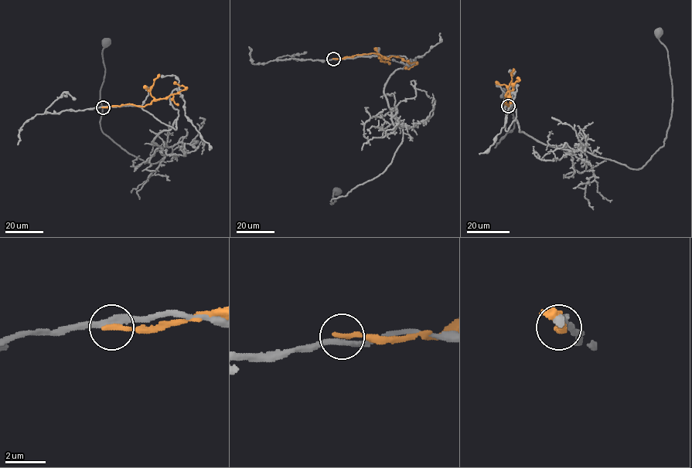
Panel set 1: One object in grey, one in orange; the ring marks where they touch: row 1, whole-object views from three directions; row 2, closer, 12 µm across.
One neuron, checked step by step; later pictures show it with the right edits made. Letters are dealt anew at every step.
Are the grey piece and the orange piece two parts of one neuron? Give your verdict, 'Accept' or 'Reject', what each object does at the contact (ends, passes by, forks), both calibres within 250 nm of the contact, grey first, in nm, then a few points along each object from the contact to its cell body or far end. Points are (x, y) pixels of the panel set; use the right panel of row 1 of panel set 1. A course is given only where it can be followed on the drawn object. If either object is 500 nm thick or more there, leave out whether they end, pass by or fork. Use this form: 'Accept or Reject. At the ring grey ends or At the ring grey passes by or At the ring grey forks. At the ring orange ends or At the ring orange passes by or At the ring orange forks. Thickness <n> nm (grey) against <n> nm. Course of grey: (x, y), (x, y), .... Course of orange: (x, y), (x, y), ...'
Reject. At the ring grey passes by. At the ring orange ends. Thickness 320 nm (grey) against 280 nm. Course of grey: (508, 106), (506, 130), (516, 120), (542, 142), (640, 168), (663, 144), (672, 111), (658, 31). Course of orange: (508, 106), (503, 102), (502, 105), (507, 97), (505, 96), (519, 79), (517, 77)

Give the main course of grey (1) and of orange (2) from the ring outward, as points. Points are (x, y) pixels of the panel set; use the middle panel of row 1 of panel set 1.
1: (333, 59), (407, 58), (383, 88), (403, 131), (391, 163), (331, 203), (336, 191)
2: (333, 59), (375, 53), (389, 58), (397, 56), (416, 63), (408, 69), (404, 66)

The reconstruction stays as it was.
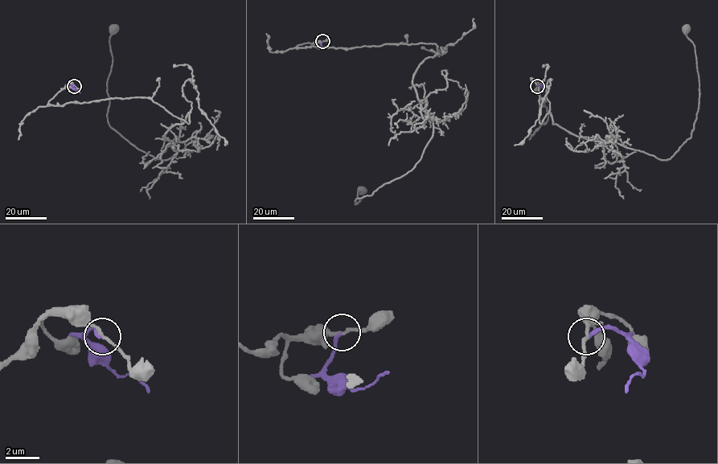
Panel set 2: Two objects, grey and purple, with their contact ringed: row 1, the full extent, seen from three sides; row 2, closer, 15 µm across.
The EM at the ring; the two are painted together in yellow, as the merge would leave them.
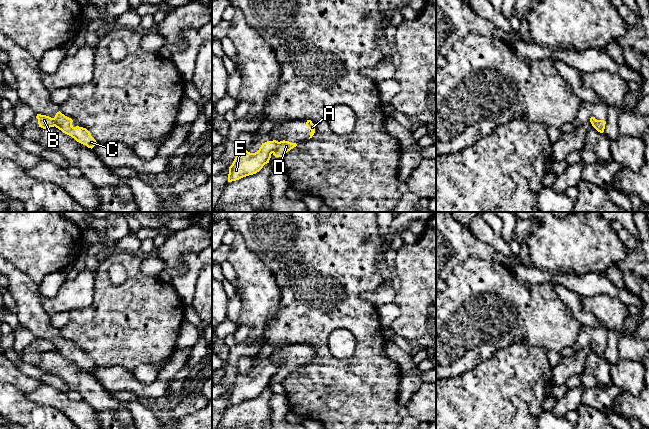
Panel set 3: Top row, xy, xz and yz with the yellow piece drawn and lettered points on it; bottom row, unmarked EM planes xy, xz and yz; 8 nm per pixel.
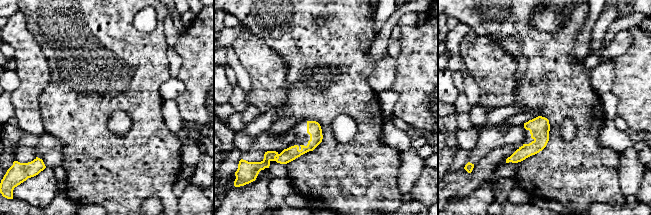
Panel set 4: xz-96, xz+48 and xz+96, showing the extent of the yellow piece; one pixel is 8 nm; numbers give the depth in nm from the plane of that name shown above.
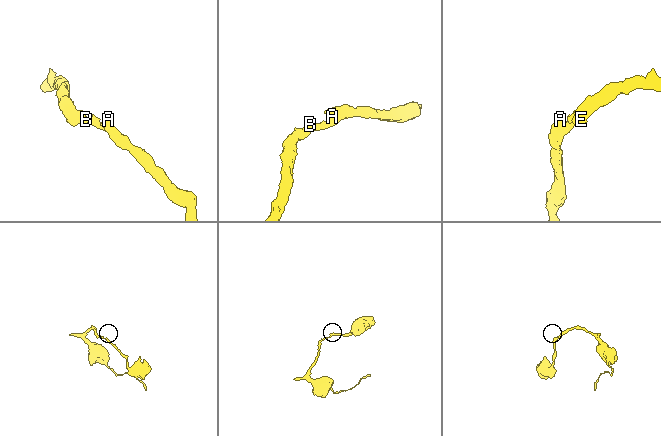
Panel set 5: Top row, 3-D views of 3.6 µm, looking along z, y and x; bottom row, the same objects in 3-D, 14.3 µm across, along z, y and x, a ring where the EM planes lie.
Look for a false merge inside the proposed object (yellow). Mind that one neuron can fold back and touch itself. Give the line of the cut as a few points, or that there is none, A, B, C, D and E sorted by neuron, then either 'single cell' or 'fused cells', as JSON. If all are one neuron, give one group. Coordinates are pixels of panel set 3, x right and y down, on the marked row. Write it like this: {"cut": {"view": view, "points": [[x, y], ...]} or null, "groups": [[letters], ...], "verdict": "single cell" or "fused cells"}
{"cut": {"view": "xz", "points": [[278, 142], [278, 146], [272, 152]]}, "groups": [["A", "C", "D"], ["B", "E"]], "verdict": "fused cells"}

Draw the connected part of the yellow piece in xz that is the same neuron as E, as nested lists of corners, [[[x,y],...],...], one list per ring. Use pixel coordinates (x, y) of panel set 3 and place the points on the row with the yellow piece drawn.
[[[273,140],[262,143],[255,153],[250,153],[247,150],[238,150],[232,165],[229,167],[228,182],[259,172],[265,164],[269,163],[271,154],[277,147],[278,141]]]

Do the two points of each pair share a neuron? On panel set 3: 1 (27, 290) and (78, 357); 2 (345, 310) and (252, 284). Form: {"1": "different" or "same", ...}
{"1": "same", "2": "different"}

